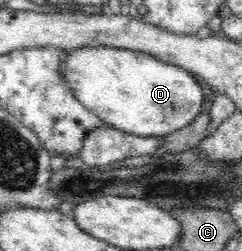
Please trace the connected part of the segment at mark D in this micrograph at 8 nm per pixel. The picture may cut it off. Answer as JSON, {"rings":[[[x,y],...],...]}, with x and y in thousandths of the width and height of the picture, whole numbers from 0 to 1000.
{"rings":[[[335,183],[269,215],[252,299],[298,375],[479,518],[674,546],[773,506],[835,438],[843,378],[802,299],[628,219],[446,183]]]}

